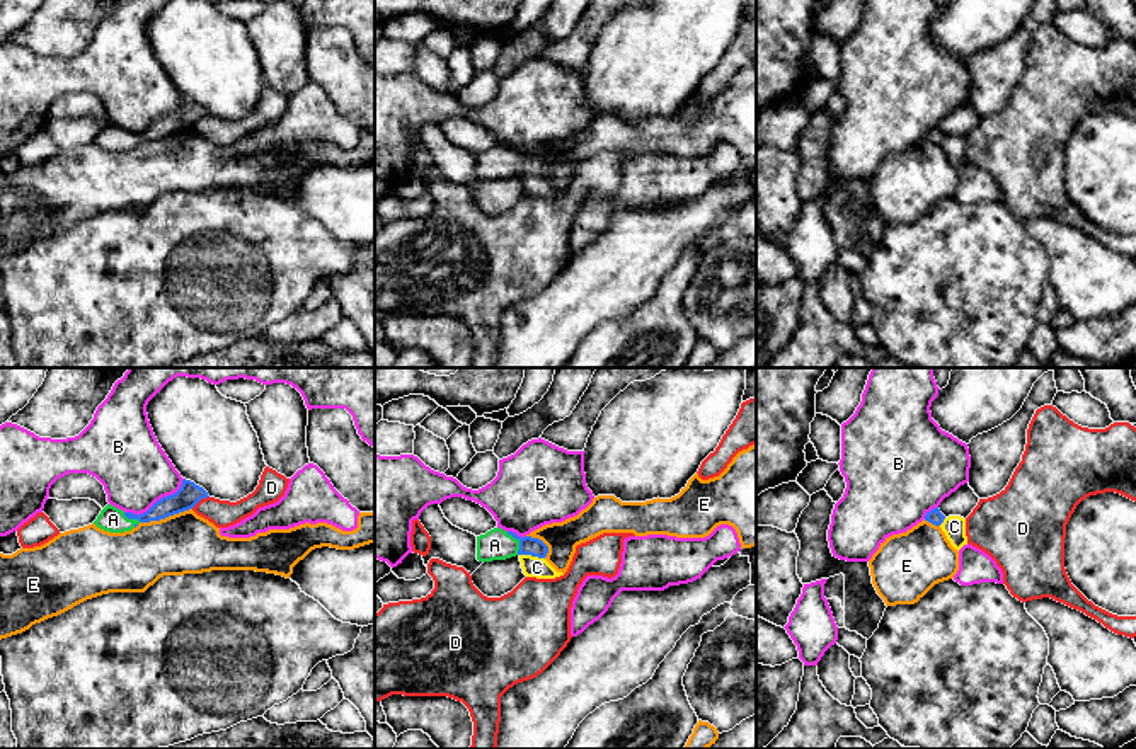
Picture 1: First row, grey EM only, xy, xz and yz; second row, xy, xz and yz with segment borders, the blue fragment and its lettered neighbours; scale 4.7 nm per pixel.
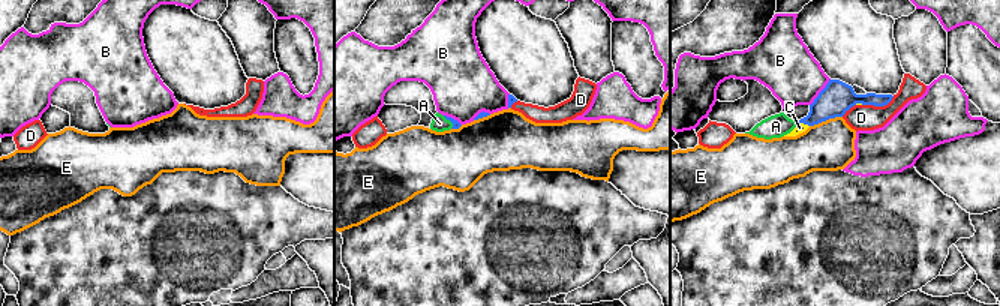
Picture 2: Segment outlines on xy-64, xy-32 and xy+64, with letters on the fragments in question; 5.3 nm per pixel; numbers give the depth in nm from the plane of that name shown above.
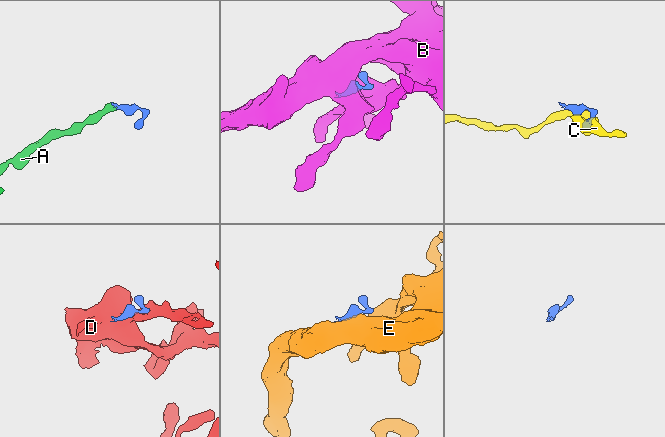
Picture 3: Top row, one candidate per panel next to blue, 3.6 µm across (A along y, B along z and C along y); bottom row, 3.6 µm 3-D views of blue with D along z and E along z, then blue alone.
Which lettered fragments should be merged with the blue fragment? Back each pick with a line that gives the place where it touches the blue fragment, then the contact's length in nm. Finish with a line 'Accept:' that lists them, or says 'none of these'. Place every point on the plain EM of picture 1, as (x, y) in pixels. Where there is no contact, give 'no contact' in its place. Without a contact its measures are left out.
A: meets blue in xz at (520, 160); contact 130 nm long
Accept: A

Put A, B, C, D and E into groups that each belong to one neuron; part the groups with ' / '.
A / B / C / D / E

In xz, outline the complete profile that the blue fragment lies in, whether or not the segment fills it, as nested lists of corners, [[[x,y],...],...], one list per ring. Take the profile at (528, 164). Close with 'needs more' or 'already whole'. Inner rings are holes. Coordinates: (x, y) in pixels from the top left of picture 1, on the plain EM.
[[[494,146],[485,153],[477,155],[479,180],[506,179],[516,174],[545,177],[547,172],[548,165],[542,158],[531,155],[521,157],[513,150],[504,150],[501,146]]] | needs more

